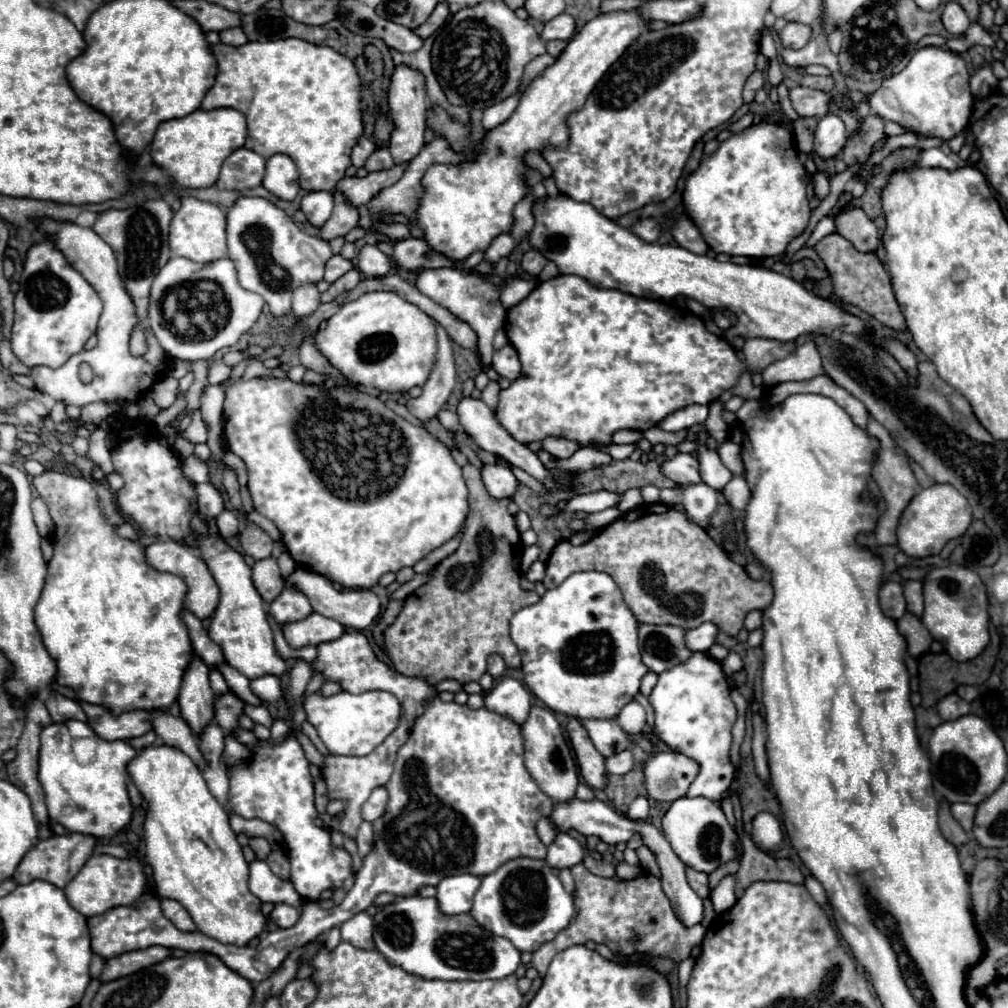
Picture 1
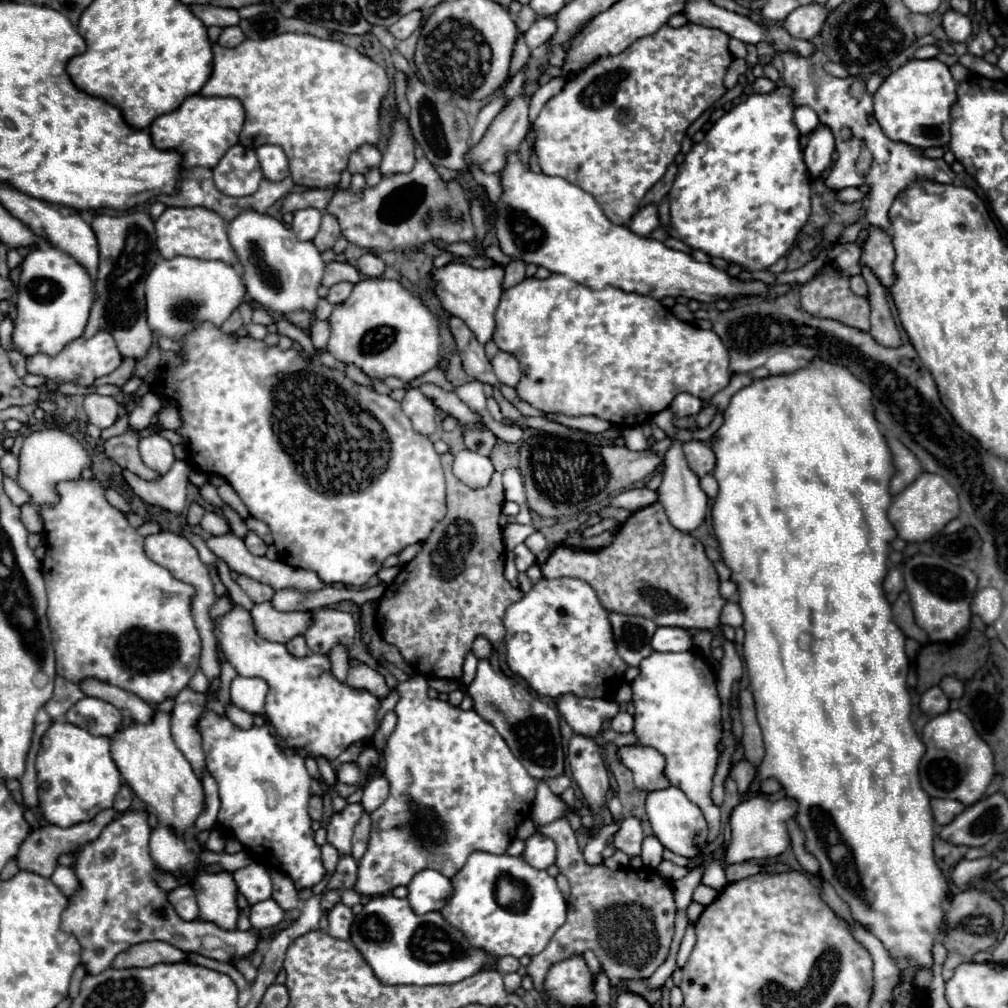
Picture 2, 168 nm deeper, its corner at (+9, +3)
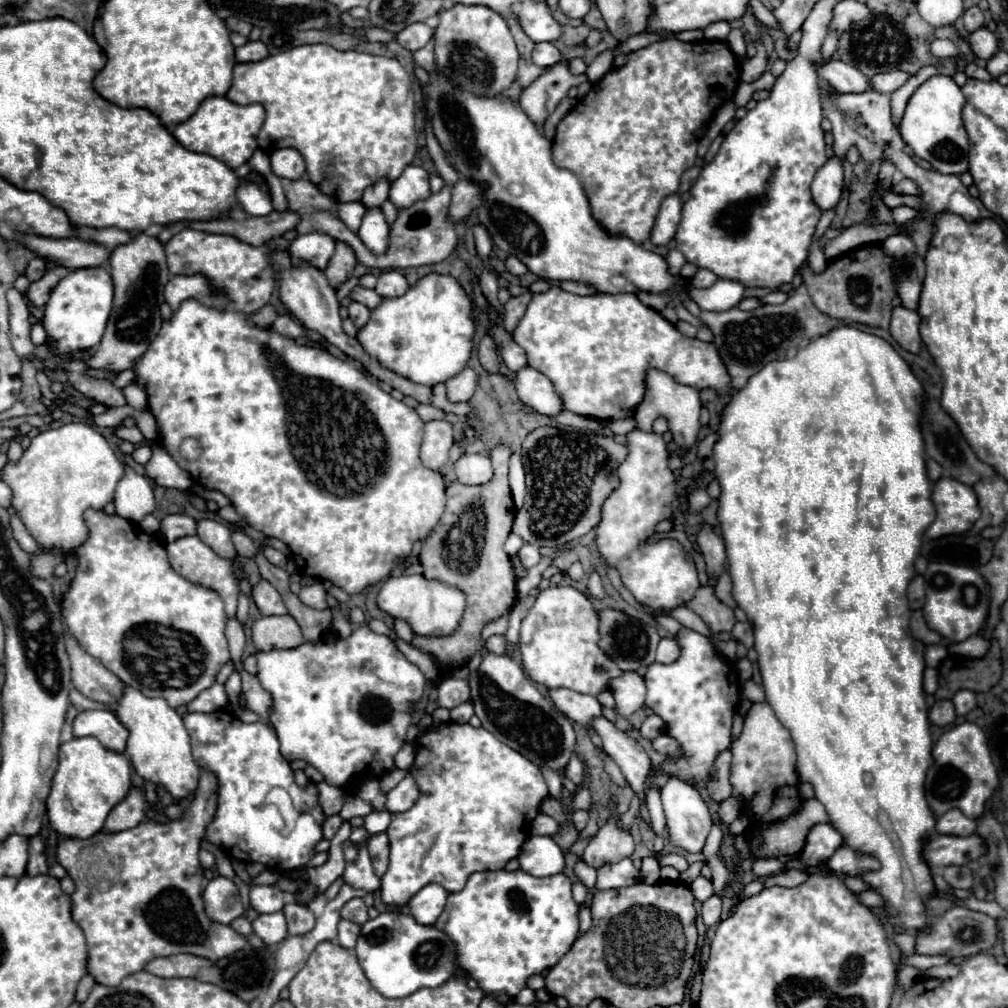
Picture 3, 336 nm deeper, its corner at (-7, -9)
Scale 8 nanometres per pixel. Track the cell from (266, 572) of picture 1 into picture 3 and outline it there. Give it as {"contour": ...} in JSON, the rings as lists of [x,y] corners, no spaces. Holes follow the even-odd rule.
{"contour":[[[262,580],[258,586],[252,588],[252,598],[258,606],[258,610],[264,614],[264,616],[270,616],[270,614],[286,614],[286,606],[278,594],[278,590]]]}

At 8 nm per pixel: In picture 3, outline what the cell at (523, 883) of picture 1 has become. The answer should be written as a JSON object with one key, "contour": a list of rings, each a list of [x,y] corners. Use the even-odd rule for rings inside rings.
{"contour":[[[488,870],[476,872],[468,878],[464,890],[448,896],[444,912],[436,920],[434,928],[444,932],[454,942],[456,964],[478,982],[488,996],[514,998],[526,988],[526,980],[552,968],[578,938],[578,910],[580,906],[572,898],[572,880],[566,874],[552,874],[546,878],[530,876],[522,870]]]}

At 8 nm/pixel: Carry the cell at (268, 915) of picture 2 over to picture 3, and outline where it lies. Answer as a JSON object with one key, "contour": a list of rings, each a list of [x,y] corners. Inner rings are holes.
{"contour":[[[272,912],[272,914],[260,914],[252,922],[252,930],[258,938],[264,940],[264,944],[278,944],[288,936],[286,928],[286,918],[282,912]]]}

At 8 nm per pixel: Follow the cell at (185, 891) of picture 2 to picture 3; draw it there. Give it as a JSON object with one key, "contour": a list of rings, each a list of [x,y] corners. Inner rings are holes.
{"contour":[[[218,876],[210,880],[210,884],[204,890],[204,908],[208,918],[220,922],[220,924],[230,924],[238,916],[244,914],[244,906],[240,902],[240,894],[236,884],[230,878]]]}

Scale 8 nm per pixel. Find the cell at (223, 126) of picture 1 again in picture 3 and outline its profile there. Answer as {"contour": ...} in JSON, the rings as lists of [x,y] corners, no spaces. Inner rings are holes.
{"contour":[[[210,96],[210,98],[202,100],[198,110],[188,120],[176,124],[172,128],[172,134],[184,148],[188,148],[192,152],[210,154],[210,156],[222,160],[224,164],[228,164],[230,168],[238,168],[244,162],[248,162],[248,158],[258,148],[256,136],[264,122],[264,116],[266,116],[266,112],[264,112],[262,104],[240,106],[240,104],[230,102],[226,96]]]}

